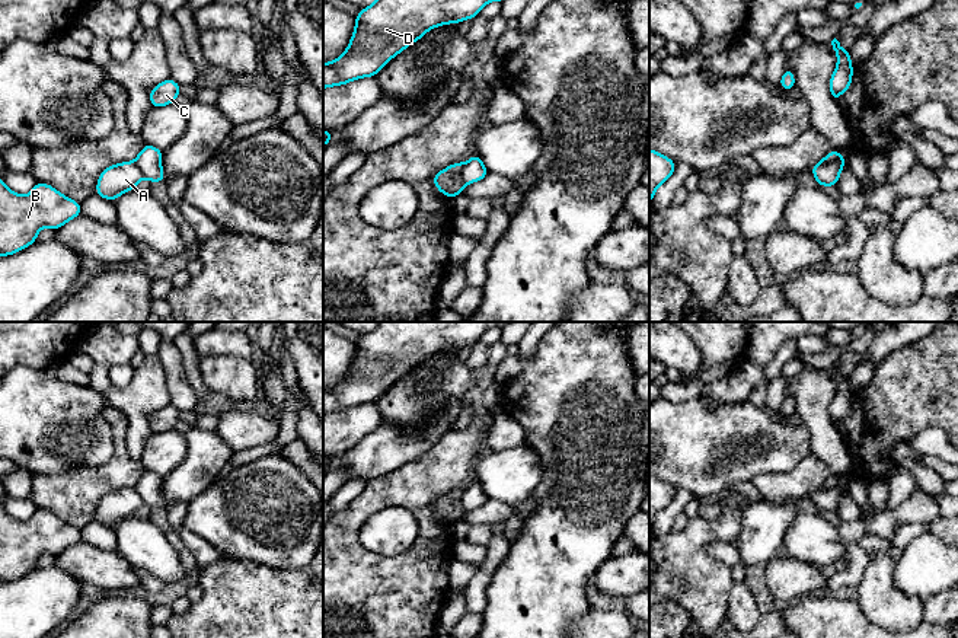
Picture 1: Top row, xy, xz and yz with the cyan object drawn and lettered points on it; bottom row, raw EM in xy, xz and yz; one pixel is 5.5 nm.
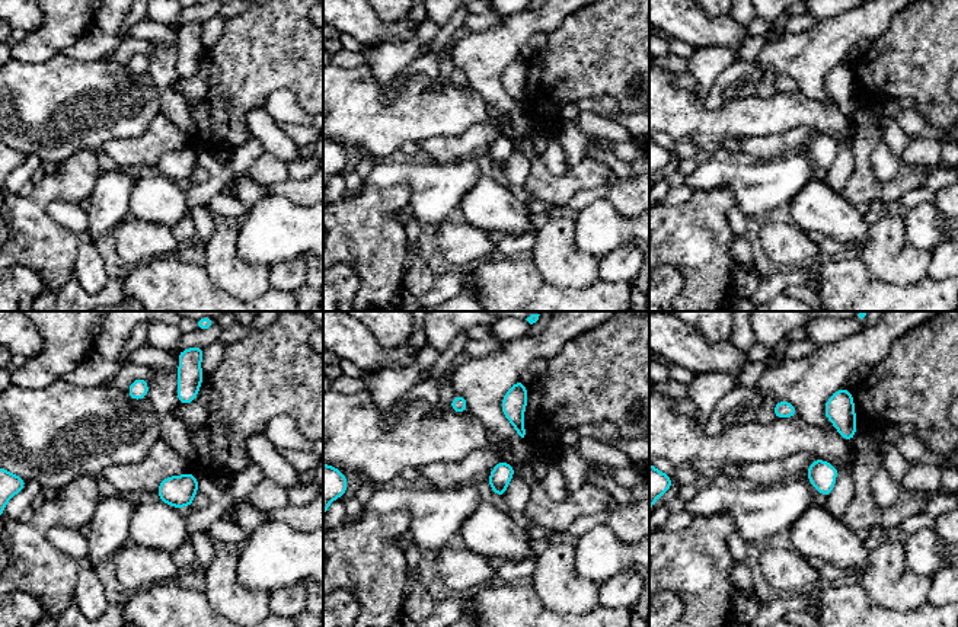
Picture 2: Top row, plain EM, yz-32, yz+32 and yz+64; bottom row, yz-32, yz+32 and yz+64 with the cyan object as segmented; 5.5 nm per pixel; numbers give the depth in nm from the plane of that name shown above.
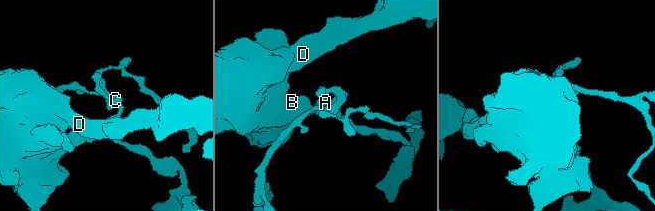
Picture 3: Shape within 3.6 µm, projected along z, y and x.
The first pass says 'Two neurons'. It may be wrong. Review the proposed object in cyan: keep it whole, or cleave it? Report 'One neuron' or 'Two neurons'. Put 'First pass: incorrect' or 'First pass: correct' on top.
First pass: correct
Two neurons

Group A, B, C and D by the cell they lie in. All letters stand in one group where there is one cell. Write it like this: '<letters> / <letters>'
A B D / C

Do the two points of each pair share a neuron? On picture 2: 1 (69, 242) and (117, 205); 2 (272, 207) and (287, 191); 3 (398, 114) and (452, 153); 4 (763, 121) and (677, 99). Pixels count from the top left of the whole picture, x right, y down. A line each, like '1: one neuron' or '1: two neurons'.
1: two neurons
2: two neurons
3: two neurons
4: one neuron

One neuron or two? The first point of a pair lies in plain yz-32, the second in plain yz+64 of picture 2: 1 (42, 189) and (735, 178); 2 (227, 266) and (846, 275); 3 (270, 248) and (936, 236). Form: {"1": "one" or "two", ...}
{"1": "two", "2": "two", "3": "one"}

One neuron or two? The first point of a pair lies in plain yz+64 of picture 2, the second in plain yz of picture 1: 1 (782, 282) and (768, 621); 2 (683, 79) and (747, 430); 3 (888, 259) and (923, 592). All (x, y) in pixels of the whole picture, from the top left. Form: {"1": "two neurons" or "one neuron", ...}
{"1": "one neuron", "2": "two neurons", "3": "two neurons"}

